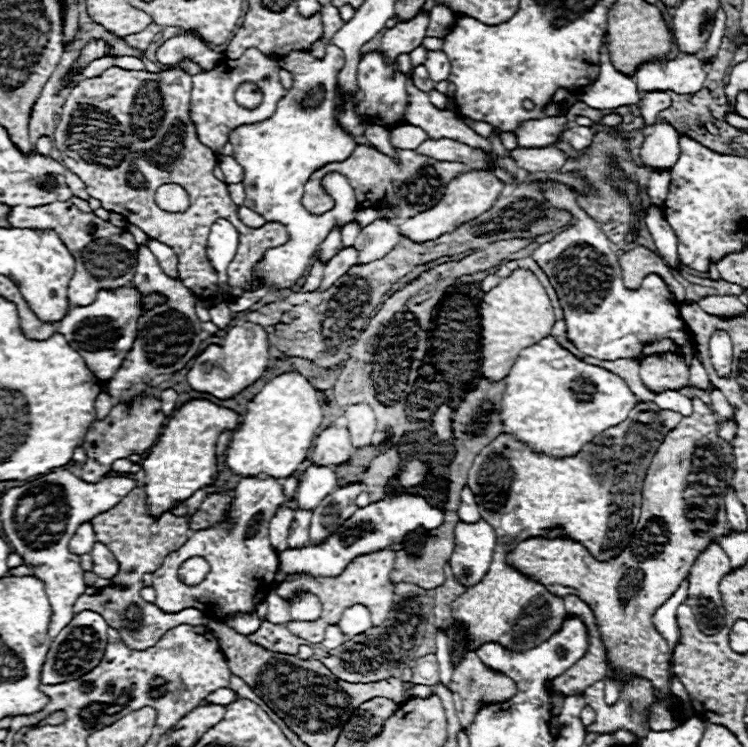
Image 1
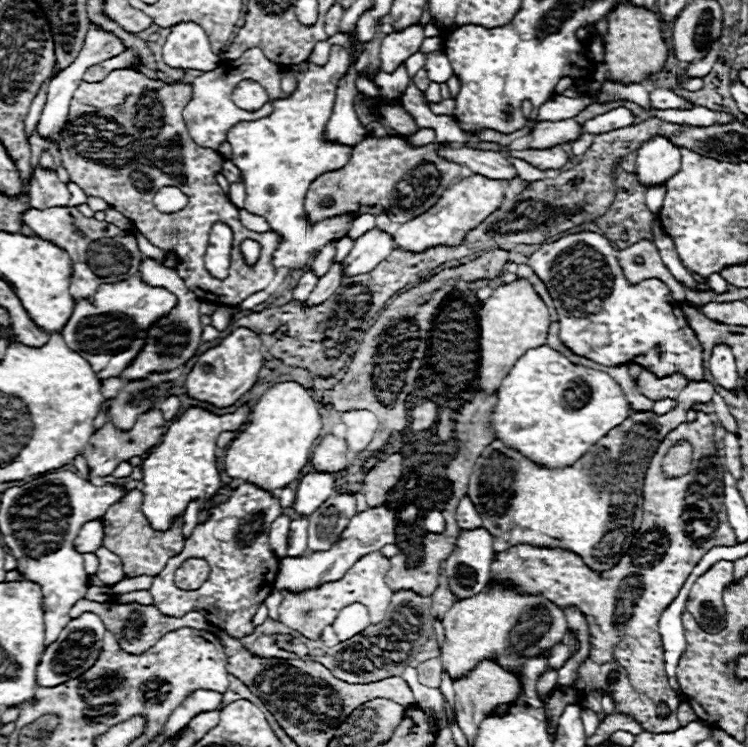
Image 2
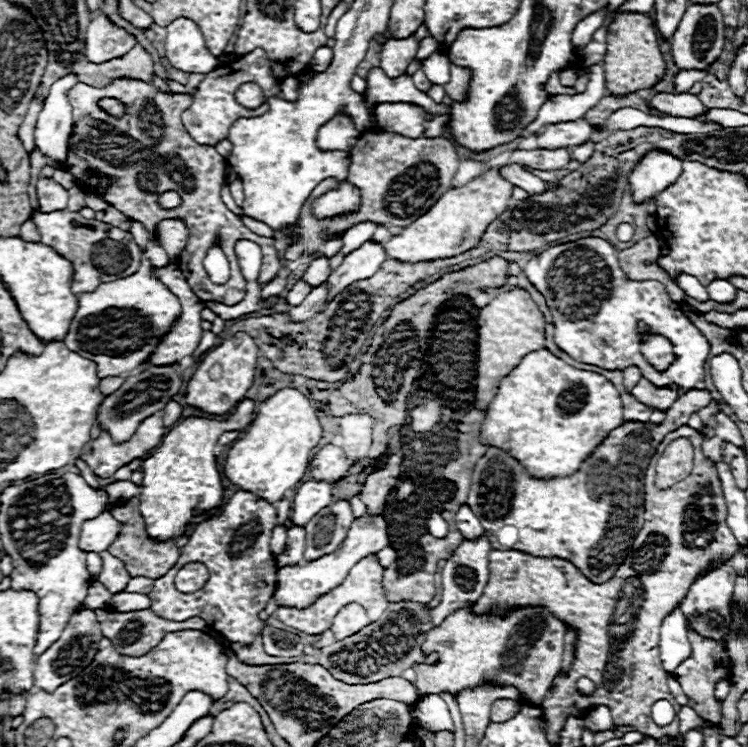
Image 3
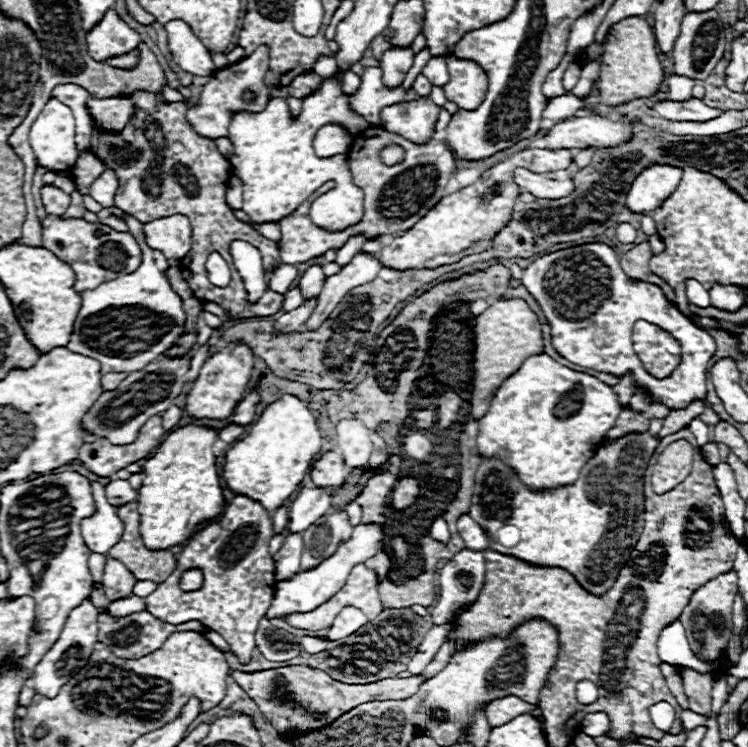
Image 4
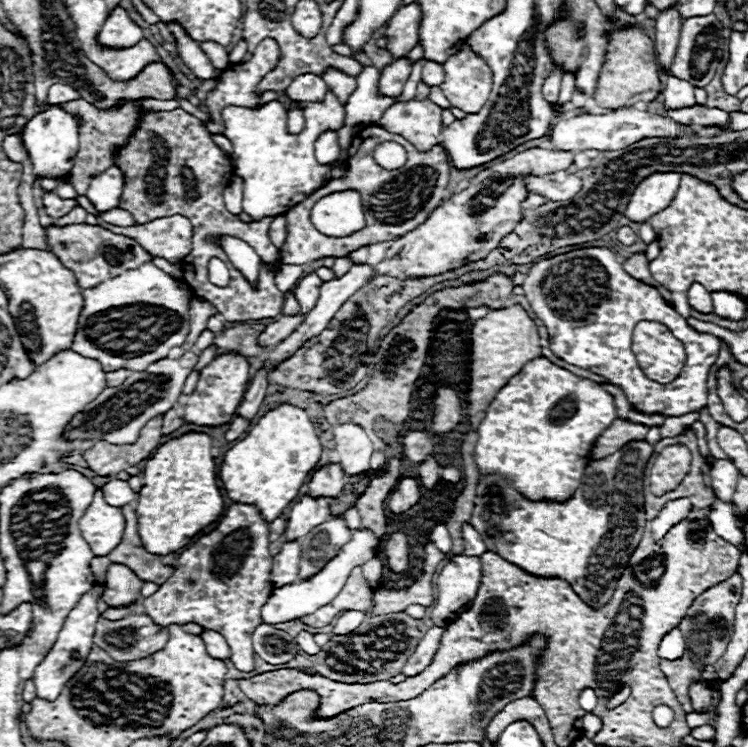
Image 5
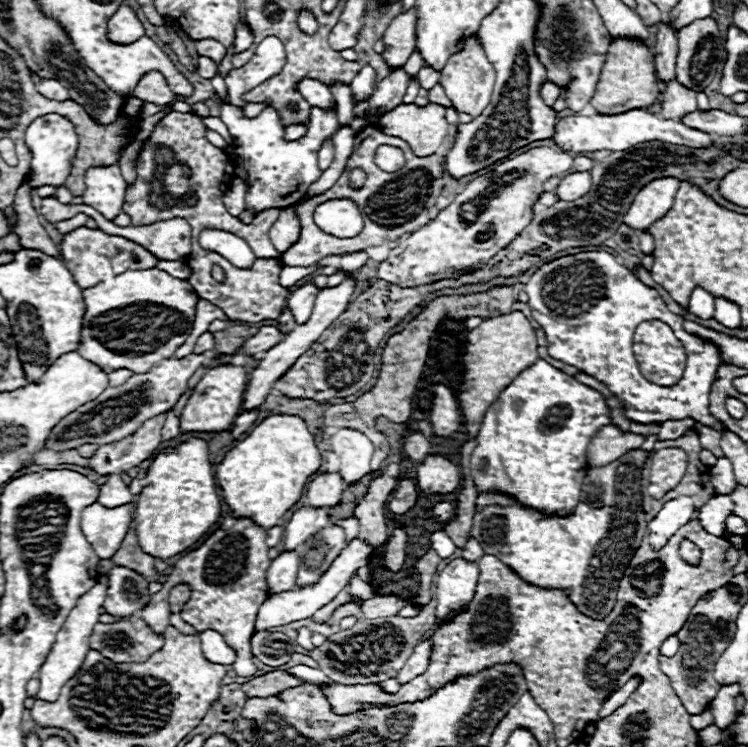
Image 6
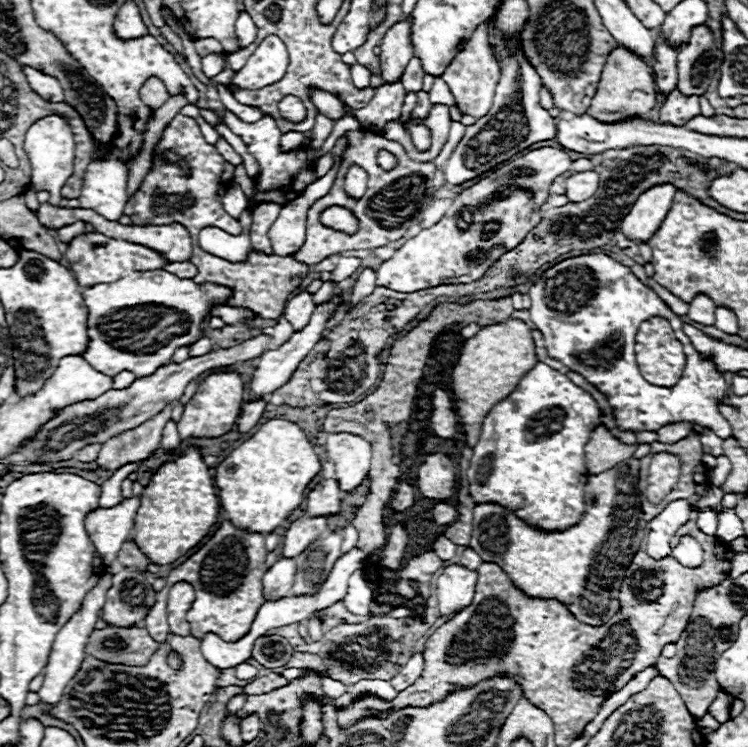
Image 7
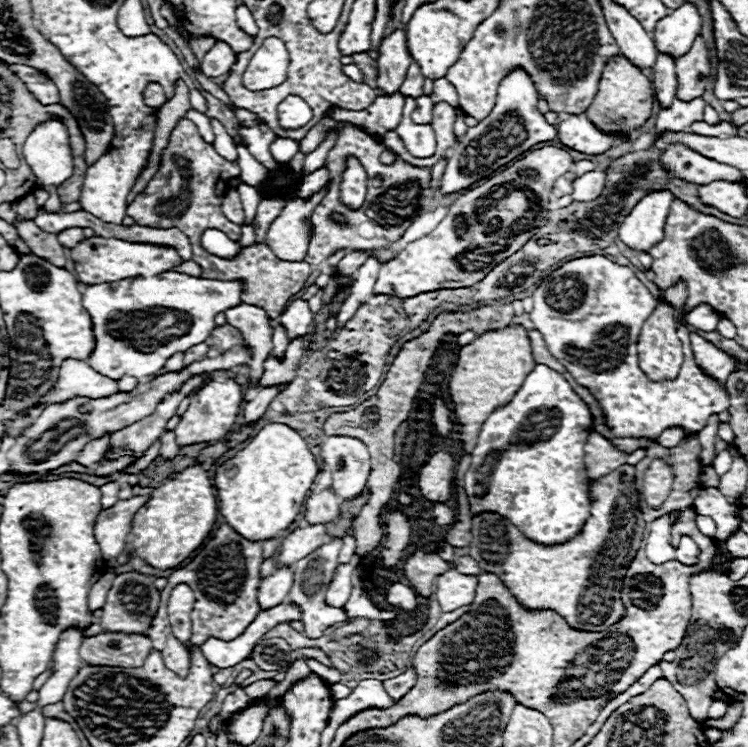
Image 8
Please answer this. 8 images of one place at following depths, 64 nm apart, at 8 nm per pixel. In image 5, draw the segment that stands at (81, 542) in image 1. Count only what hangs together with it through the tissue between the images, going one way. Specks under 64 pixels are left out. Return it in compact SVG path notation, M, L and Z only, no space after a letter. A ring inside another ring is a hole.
M100 490L94 494L94 502L88 506L86 514L80 518L80 530L96 556L108 556L114 546L122 540L126 528L126 518L122 508L108 506Z

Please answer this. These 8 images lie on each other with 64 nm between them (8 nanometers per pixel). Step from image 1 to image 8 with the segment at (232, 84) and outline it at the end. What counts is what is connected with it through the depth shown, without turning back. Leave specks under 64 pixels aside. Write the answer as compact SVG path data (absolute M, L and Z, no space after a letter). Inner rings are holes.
M270 36L252 56L242 76L242 84L254 92L274 88L286 80L286 68L288 68L288 50L280 38Z

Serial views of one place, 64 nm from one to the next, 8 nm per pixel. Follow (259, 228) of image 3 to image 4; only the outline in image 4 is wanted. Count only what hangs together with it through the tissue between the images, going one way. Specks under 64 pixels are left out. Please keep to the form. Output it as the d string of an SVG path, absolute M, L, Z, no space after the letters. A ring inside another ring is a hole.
M268 222L268 224L260 224L260 234L262 236L266 236L268 240L272 240L272 242L280 242L280 238L282 238L282 234L280 234L280 224L278 222Z

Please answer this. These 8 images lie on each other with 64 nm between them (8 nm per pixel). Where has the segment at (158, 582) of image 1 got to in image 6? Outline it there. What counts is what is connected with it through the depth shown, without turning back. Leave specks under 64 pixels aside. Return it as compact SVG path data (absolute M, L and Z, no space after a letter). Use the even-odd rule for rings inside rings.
M226 516L220 528L212 532L200 548L192 550L176 562L172 574L164 582L164 588L150 596L150 602L142 610L140 618L150 626L150 630L154 630L156 634L164 634L170 618L170 588L186 582L192 588L192 598L182 610L184 622L194 626L198 632L218 630L218 634L222 634L230 647L236 650L237 659L233 664L236 673L242 677L254 676L256 666L252 662L250 638L254 632L258 608L268 598L266 570L270 566L270 558L264 540L266 530L256 526L252 520L234 520L232 516Z

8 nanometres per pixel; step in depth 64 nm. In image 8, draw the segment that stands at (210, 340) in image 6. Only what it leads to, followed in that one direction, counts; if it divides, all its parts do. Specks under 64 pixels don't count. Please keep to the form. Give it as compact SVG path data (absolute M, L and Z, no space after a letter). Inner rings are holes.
M200 343L196 346L193 346L184 353L184 366L186 367L194 361L200 360L206 356L209 351L209 347L206 343Z

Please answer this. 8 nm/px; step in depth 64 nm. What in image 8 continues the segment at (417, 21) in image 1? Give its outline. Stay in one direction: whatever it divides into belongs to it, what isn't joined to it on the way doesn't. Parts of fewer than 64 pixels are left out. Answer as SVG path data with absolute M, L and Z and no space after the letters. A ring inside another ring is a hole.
M400 92L394 96L378 96L374 104L362 112L348 112L348 110L328 110L326 116L332 116L340 122L352 122L360 130L366 130L366 134L382 140L386 132L392 132L398 128L402 118L402 106L404 98Z

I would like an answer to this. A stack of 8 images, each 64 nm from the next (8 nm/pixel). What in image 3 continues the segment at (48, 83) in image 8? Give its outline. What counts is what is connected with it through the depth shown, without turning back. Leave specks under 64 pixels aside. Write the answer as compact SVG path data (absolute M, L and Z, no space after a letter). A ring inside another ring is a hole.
M120 80L102 90L86 84L76 84L68 92L68 102L72 106L74 132L70 136L70 154L64 166L74 176L76 182L82 180L88 164L100 170L100 174L108 174L112 186L106 194L106 202L112 204L130 220L144 224L148 232L152 232L156 222L160 222L162 218L184 218L190 230L190 238L188 246L178 258L178 268L182 270L184 276L188 276L186 280L192 290L204 290L204 292L194 292L198 294L200 300L204 302L212 300L226 306L234 306L244 300L246 280L236 264L234 256L236 240L252 240L262 248L264 258L260 268L260 282L268 282L278 274L282 262L278 260L274 238L264 238L250 232L242 224L242 220L236 214L232 214L222 202L220 190L222 184L226 182L226 168L228 168L226 158L220 156L214 146L198 144L182 124L180 116L192 104L190 94L168 96L160 92L156 86L136 80ZM104 96L122 100L126 104L126 116L116 120L106 112L102 112L96 102ZM154 188L176 190L182 198L182 204L172 210L160 208L158 204L160 194L154 192ZM216 238L222 242L222 248L226 248L226 256L230 260L232 276L228 280L228 288L212 284L202 266L202 260L208 248L214 246Z

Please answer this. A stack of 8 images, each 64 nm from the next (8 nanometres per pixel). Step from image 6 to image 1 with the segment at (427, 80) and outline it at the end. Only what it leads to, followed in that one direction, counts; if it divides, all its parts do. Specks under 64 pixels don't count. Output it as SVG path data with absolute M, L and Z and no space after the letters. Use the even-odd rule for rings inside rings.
M432 50L428 52L426 56L426 62L424 62L430 78L434 82L442 82L442 80L448 80L448 74L450 74L450 62L448 62L448 56L442 52L442 50Z

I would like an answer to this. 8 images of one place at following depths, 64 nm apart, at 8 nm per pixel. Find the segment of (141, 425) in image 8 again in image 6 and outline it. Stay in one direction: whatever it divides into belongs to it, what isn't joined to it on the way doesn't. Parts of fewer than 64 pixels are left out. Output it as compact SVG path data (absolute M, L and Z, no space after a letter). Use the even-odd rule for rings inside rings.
M158 414L158 418L144 422L134 432L134 436L122 438L122 442L98 446L94 456L88 460L90 468L98 474L120 474L148 460L162 442L160 430L164 426L164 420L166 414Z

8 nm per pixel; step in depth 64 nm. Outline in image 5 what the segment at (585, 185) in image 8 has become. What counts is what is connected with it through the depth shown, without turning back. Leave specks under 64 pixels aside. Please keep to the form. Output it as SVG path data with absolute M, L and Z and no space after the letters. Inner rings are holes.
M570 174L564 182L552 182L542 176L542 178L528 178L526 186L530 192L536 192L546 196L548 200L560 202L560 200L574 198L582 190L582 178L576 174Z

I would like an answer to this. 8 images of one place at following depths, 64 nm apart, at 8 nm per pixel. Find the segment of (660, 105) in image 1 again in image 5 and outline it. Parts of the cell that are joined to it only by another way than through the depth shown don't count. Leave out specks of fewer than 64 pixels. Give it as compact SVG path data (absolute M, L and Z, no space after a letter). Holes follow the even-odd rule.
M692 106L692 108L682 108L682 110L670 110L664 112L664 116L674 118L676 122L684 122L686 126L724 126L730 122L730 114L720 110L720 108L708 108L708 106Z

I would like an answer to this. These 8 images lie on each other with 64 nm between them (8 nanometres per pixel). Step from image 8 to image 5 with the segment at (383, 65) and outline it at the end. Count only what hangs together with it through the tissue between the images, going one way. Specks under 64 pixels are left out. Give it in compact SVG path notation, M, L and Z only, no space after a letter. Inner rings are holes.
M412 2L408 6L400 6L398 12L388 22L384 32L386 50L392 58L408 56L408 52L418 44L418 28L420 28L420 6Z

